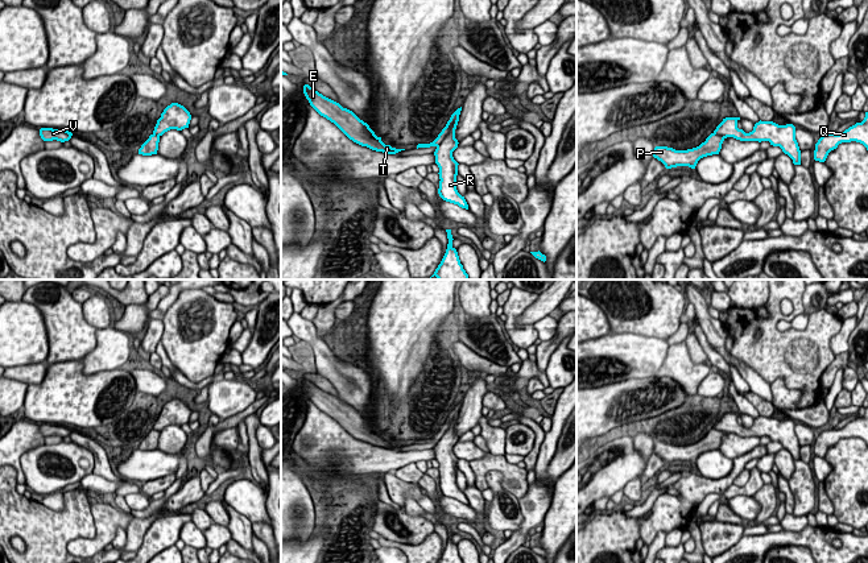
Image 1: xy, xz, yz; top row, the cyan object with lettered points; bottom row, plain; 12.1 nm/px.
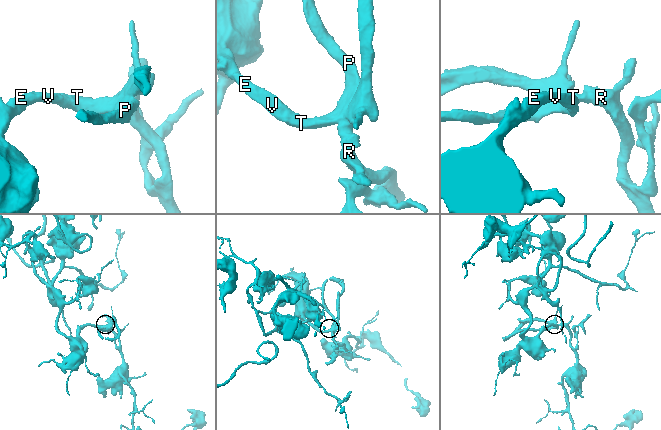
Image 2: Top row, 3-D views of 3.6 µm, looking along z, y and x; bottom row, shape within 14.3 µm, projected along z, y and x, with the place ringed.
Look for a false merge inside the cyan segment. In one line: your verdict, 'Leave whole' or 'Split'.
Leave whole

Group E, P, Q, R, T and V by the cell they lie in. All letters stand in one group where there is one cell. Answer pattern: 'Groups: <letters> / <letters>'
Groups: E P Q R T V

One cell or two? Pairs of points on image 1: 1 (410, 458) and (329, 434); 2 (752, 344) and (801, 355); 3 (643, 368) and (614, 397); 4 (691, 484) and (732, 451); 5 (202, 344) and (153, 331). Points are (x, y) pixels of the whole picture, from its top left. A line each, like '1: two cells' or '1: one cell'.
1: one cell
2: one cell
3: two cells
4: two cells
5: two cells

